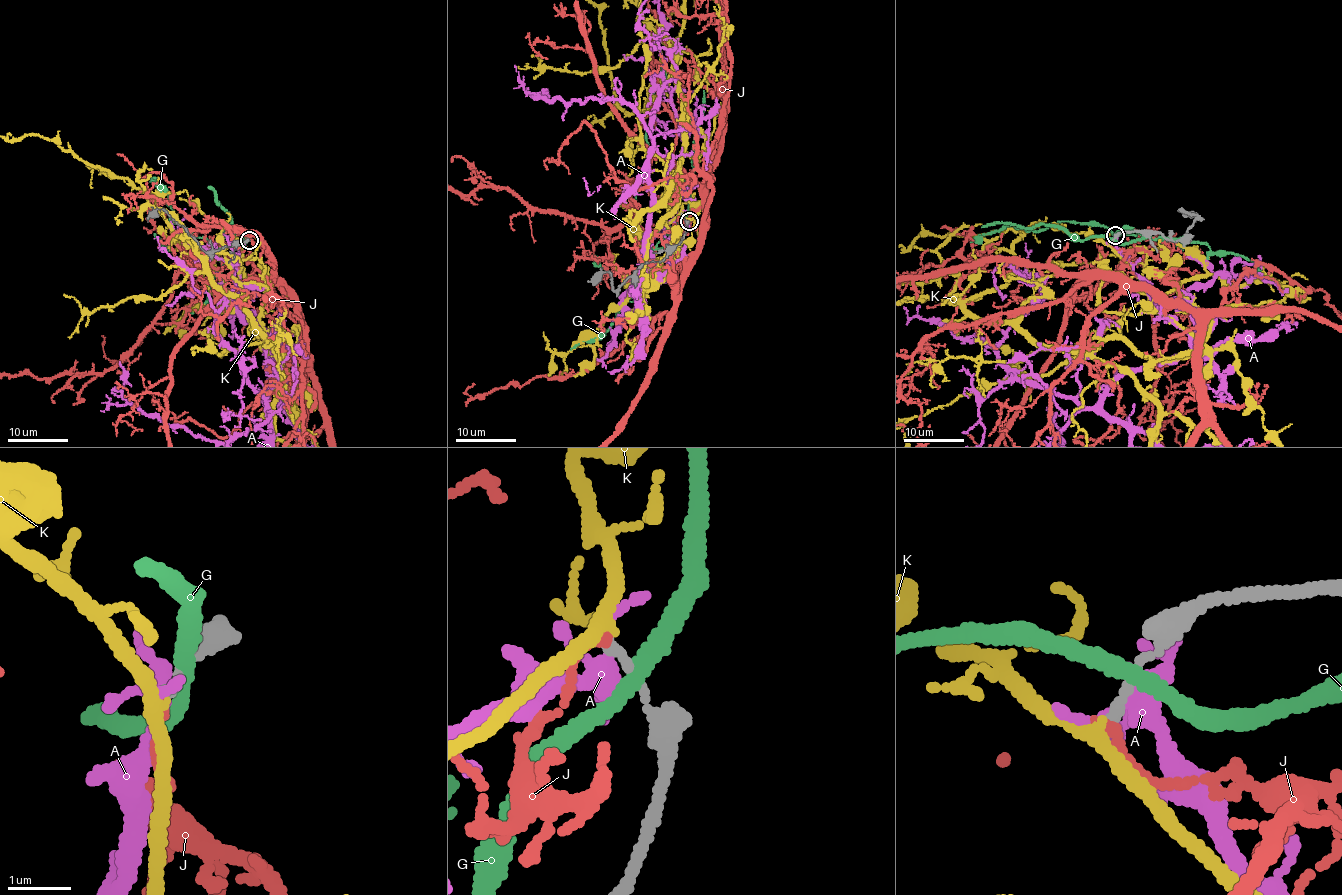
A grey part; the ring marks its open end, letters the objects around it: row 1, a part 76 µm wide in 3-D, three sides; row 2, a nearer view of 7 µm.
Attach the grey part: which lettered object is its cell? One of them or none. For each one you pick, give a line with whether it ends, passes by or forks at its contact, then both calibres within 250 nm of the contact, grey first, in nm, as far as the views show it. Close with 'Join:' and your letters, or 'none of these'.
Join: none of these

